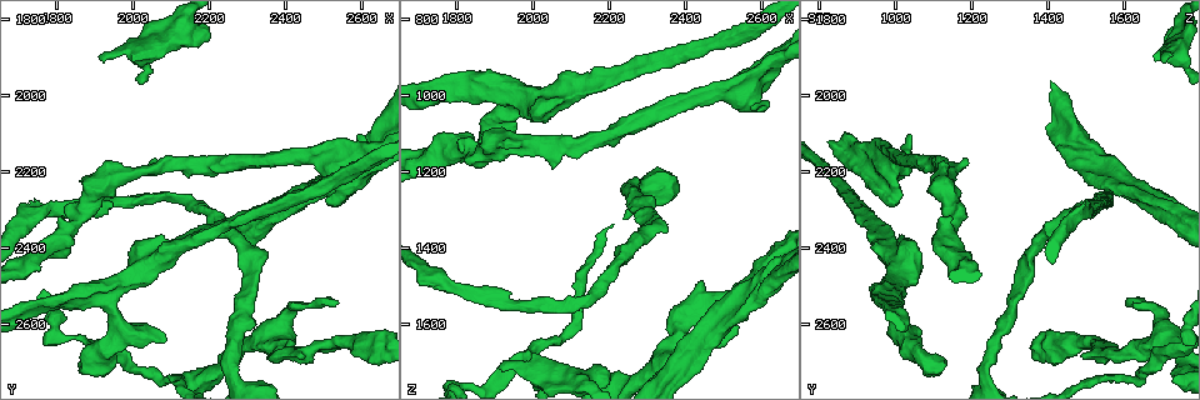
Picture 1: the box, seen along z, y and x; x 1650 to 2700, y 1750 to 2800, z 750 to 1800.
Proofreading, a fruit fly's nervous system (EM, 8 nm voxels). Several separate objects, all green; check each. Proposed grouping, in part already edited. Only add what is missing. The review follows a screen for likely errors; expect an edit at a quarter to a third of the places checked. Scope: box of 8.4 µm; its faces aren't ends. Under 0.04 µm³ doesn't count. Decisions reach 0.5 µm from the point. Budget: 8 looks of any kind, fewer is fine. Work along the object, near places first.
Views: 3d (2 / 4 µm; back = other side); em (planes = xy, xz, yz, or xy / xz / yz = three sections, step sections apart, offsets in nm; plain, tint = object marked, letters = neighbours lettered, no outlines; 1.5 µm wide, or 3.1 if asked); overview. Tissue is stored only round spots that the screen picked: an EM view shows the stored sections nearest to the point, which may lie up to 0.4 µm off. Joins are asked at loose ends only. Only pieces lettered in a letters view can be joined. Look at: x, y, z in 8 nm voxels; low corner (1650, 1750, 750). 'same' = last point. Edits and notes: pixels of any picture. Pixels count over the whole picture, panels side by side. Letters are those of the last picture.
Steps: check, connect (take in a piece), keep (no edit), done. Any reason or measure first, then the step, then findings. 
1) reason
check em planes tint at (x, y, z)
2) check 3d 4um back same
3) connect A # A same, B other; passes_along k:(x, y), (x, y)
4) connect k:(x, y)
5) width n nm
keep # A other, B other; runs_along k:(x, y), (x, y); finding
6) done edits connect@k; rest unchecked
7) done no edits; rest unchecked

an open end
check em yz step 8 letters at (2045, 2175, 1195)

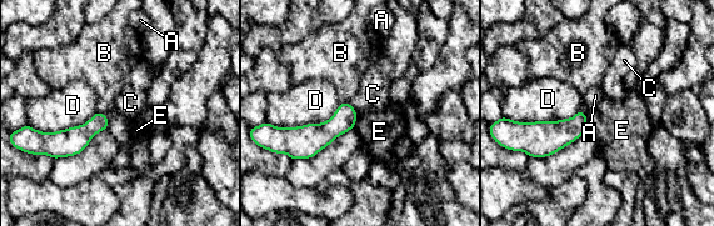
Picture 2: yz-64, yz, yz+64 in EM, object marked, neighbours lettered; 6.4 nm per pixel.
another direction
check em planes letters same

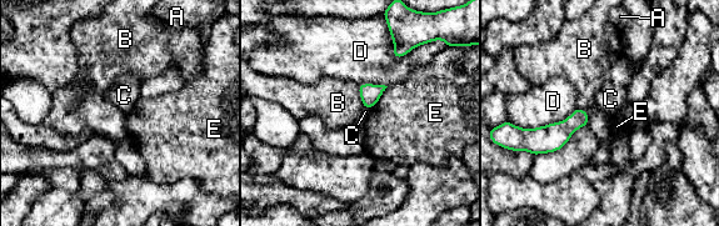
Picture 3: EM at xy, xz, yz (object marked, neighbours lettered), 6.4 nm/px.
keep # A other, B other, C other, D other, E other; border 3:(577, 106), (587, 112), (588, 125); none of them fits

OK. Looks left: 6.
tapers out
check 3d 4um at (1910, 1900, 1715)

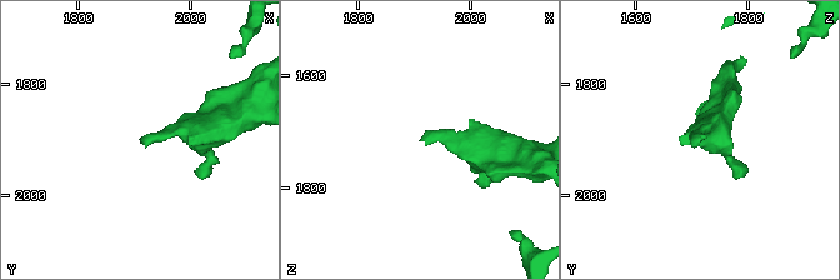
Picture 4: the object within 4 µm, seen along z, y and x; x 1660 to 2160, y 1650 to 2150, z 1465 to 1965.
check em xz step 4 letters at (1905, 1900, 1720)

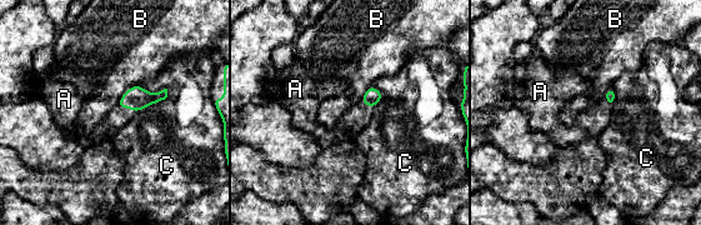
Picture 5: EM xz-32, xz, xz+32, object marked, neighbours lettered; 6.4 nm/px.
connect A # A same, B other, C other; passes_along 5:(136, 98), (126, 108), (118, 118); the neuron continues

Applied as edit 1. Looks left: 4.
free end
check 3d 4um back at (2540, 2550, 1605)

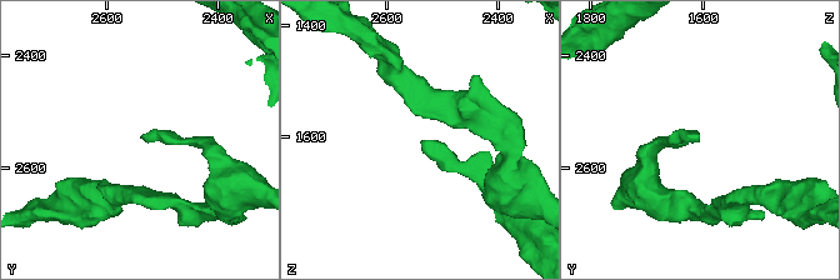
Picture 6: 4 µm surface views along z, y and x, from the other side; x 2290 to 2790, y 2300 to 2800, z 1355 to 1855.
check em xy step 8 letters at (2535, 2545, 1610)

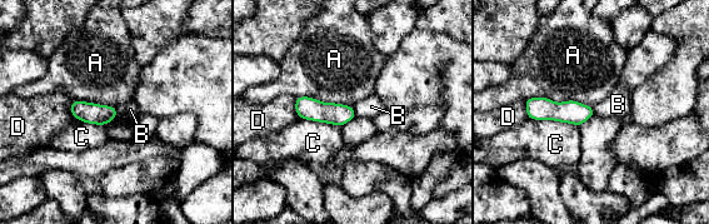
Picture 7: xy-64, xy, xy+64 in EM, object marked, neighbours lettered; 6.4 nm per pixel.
longest_contact A 440 nm
keep # A other, B other, C other, D other; none of them fits

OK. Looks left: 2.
free end
check em planes letters at (2585, 2110, 1040)

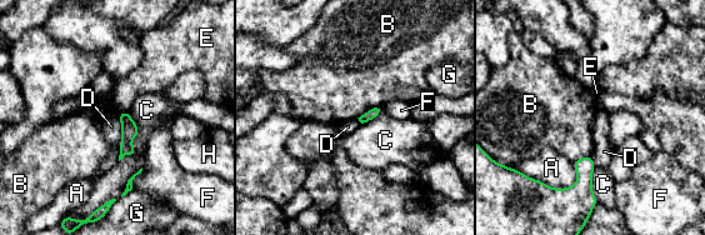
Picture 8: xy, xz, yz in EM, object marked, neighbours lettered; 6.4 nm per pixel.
keep # A other, B other, C other, D other, E other, F other, G other, H other; none of them fits

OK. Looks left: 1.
done edits connect@5; rest unchecked

